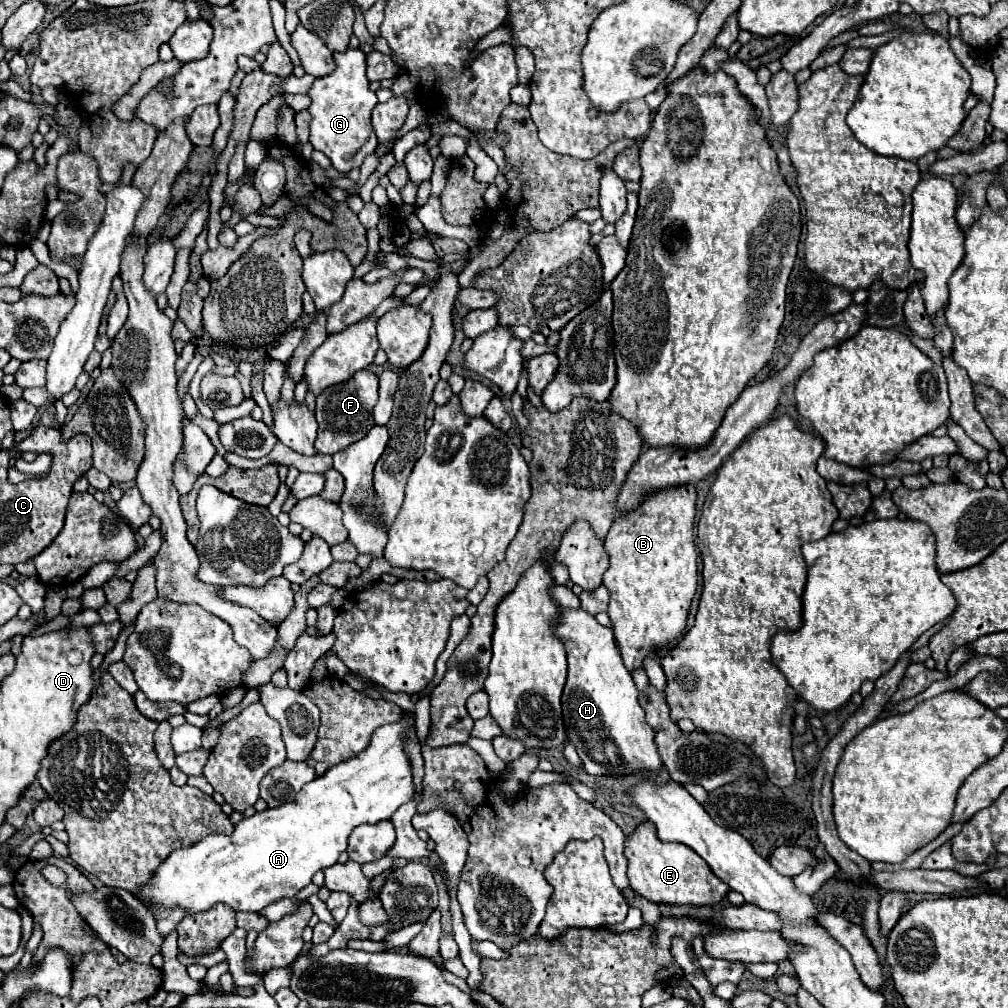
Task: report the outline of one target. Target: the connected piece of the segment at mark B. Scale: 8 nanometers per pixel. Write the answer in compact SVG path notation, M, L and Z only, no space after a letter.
M677 485L645 495L641 503L615 519L605 535L609 569L603 585L611 593L609 617L625 667L643 667L643 659L671 639L679 639L687 625L687 613L697 589L695 551L695 485Z

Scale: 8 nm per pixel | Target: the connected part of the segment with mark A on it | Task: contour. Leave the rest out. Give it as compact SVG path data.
M403 715L399 721L381 725L373 733L367 749L359 755L337 763L335 767L327 769L321 777L309 781L295 797L295 801L285 803L275 809L265 809L255 813L249 819L243 819L233 835L207 835L195 847L185 847L173 851L167 861L157 869L151 877L149 885L141 889L141 897L149 899L151 903L163 905L167 909L179 905L189 915L207 911L215 903L227 903L235 911L261 911L269 903L295 897L303 887L311 883L311 877L337 863L339 855L347 849L347 839L353 829L361 823L377 823L391 819L391 815L415 795L413 783L413 767L405 753L405 737L415 727L413 715Z

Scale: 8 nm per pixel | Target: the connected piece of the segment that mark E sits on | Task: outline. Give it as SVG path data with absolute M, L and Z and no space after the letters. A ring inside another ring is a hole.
M645 821L637 825L637 829L625 839L625 859L627 859L627 875L631 881L631 889L653 901L653 903L669 903L669 905L715 905L719 903L729 887L705 867L705 861L689 851L683 843L663 843L657 839L655 825Z

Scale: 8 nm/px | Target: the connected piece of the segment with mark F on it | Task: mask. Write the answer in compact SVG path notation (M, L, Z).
M363 369L357 371L349 381L339 383L335 387L327 387L321 395L317 395L315 417L319 423L319 433L315 439L315 451L319 455L335 455L337 451L363 439L371 431L371 427L375 425L373 407L377 403L377 387L377 375L369 369Z

